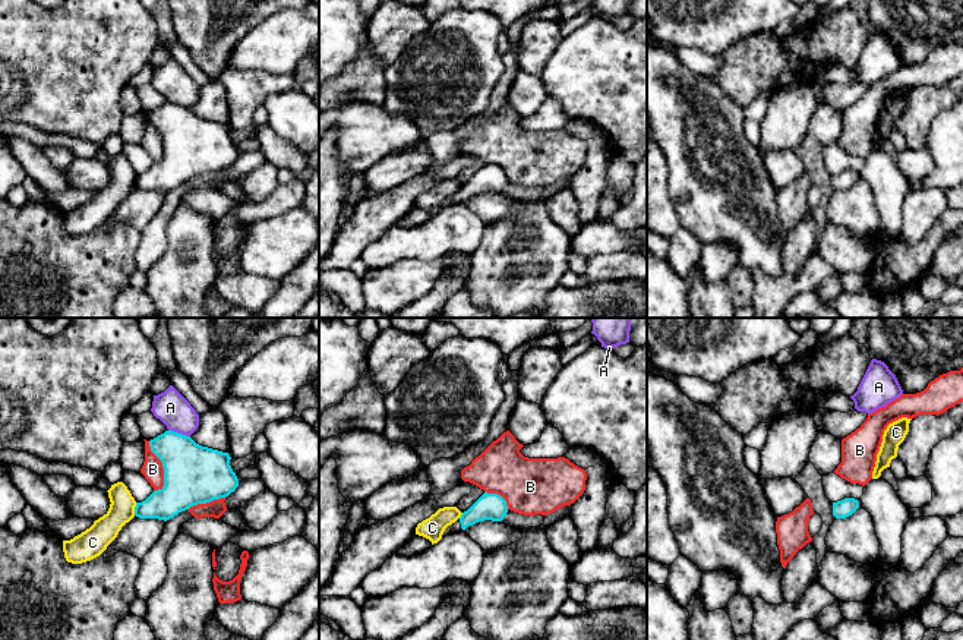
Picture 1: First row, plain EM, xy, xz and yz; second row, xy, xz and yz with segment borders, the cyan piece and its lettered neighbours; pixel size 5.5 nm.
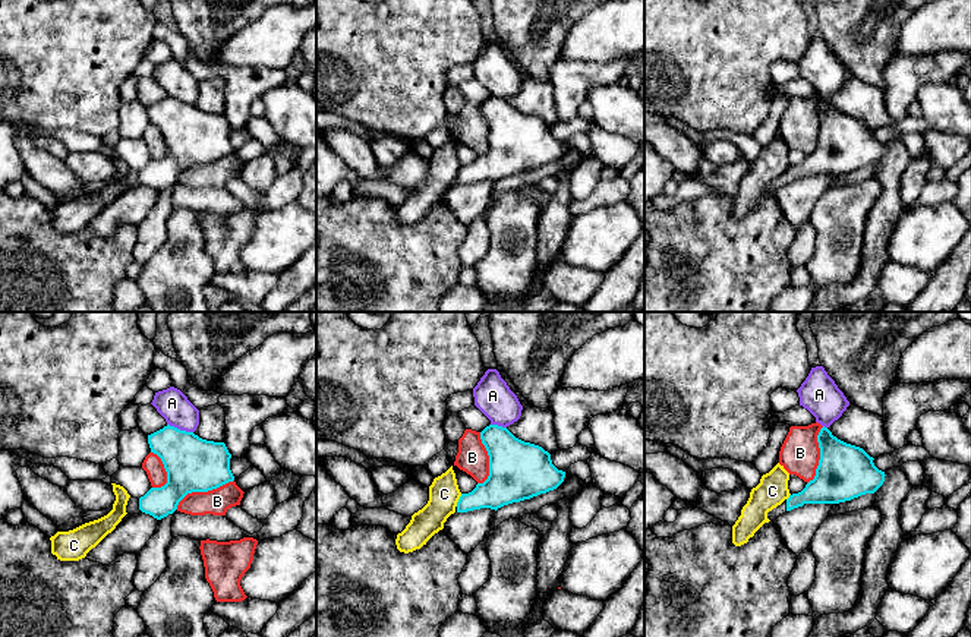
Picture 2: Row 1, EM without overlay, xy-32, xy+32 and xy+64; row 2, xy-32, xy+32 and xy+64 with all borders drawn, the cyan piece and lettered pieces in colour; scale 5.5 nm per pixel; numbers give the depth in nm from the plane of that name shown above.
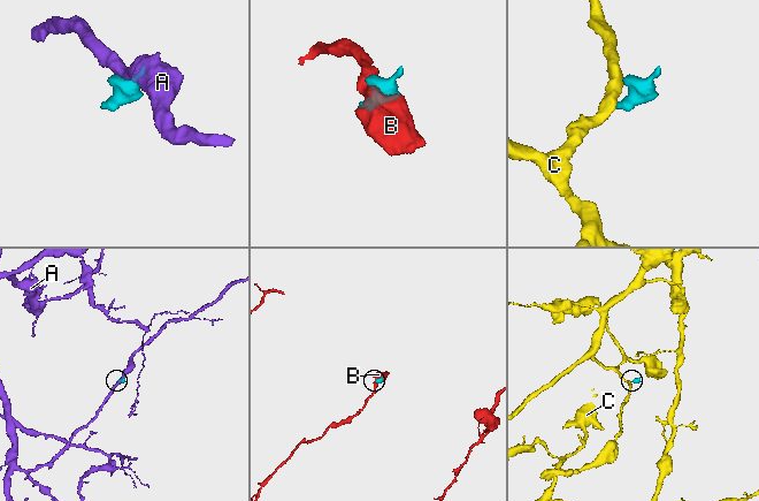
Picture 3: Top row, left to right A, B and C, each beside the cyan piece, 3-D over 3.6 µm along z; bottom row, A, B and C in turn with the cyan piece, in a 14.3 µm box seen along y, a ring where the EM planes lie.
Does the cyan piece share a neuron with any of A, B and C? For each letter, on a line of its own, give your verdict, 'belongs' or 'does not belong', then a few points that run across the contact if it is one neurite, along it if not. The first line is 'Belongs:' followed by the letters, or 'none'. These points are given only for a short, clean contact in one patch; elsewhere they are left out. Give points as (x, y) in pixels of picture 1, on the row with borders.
Belongs: none
A: does not belong
B: does not belong
C: does not belong | xy (136, 503), (133, 514)

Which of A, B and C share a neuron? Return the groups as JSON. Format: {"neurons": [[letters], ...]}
{"neurons": [["A"], ["B"], ["C"]]}

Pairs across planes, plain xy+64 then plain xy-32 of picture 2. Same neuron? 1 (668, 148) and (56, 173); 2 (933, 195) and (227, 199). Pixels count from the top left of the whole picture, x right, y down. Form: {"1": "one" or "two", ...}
{"1": "one", "2": "one"}

